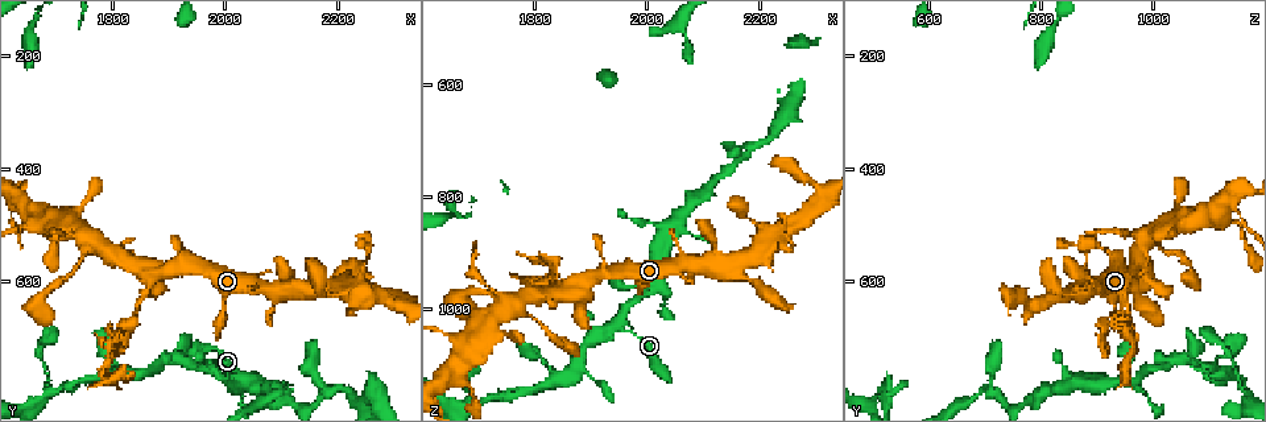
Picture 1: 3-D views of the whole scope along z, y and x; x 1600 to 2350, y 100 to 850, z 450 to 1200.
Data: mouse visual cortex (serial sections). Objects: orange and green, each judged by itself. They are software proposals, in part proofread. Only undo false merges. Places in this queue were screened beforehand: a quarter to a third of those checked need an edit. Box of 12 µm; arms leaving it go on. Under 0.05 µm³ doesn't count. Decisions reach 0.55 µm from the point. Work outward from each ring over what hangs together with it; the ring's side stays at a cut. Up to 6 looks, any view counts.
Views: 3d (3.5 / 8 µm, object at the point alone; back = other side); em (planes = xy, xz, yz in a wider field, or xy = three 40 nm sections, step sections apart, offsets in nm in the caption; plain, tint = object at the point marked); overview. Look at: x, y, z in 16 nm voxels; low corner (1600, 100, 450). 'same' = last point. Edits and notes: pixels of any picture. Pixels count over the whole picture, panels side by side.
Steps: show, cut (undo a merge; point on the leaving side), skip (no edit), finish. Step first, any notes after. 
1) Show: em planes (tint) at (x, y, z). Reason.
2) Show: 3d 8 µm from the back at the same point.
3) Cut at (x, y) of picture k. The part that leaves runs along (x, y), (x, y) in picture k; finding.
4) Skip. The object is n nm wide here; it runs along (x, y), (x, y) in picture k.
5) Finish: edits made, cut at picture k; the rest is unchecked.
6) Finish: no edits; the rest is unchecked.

Show: 3d 3.5 µm at (1725, 480, 1040). Small branch off a trunk.

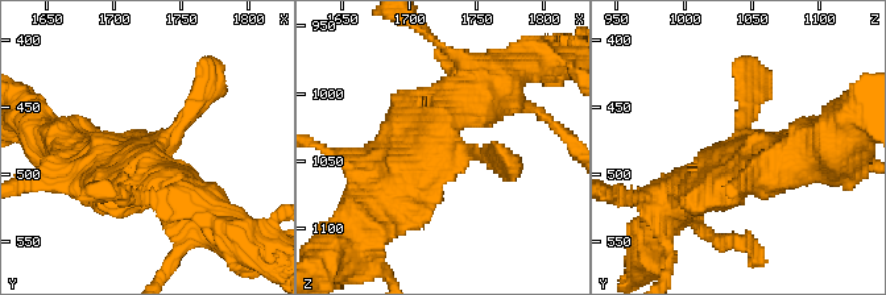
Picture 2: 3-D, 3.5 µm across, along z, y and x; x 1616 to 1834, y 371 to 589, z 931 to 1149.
Show: em xy step 2 (tint) at (1728, 484, 1044). Now the EM.

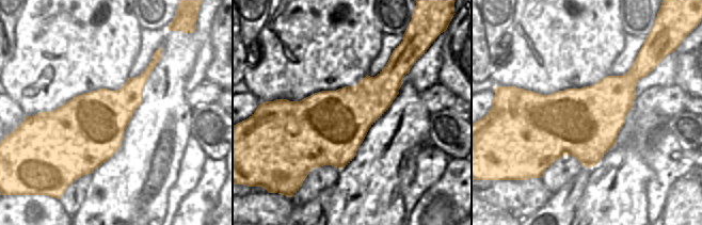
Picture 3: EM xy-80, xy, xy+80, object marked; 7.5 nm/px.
Skip. It runs along (483, 88), (369, 212) in picture 2; one cell here.

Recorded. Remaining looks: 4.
Show: 3d 3.5 µm at (1700, 520, 1165). Narrows sharply.

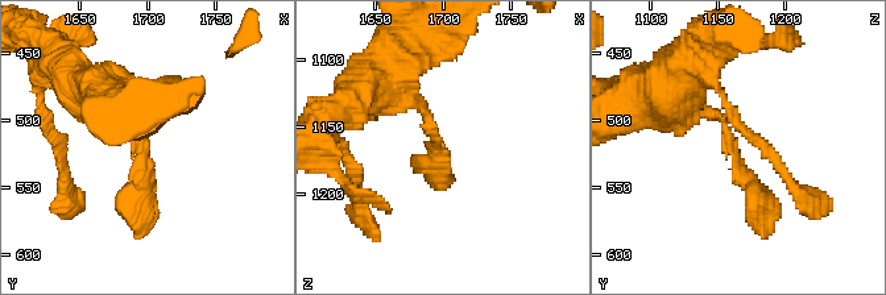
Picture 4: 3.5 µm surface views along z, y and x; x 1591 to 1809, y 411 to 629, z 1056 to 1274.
Show: em xy step 2 (plain) at (1696, 522, 1160). Need the tissue.

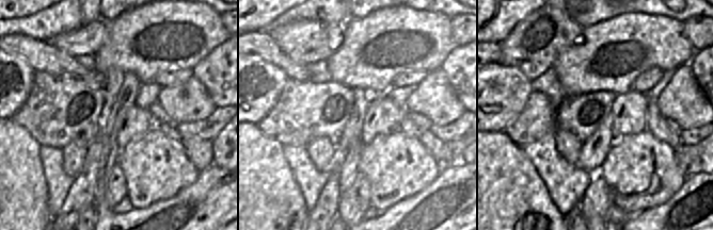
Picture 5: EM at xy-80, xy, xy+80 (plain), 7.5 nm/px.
Show: em xy step 2 (tint) at the same point. With the object marked.

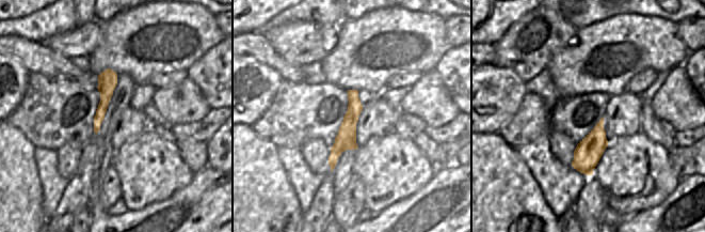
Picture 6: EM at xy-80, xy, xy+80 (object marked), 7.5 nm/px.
Skip. It runs along (355, 92), (347, 137), (332, 163) in picture 6; one cell here.

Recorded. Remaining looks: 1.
Finish: no edits; the rest is unchecked.

